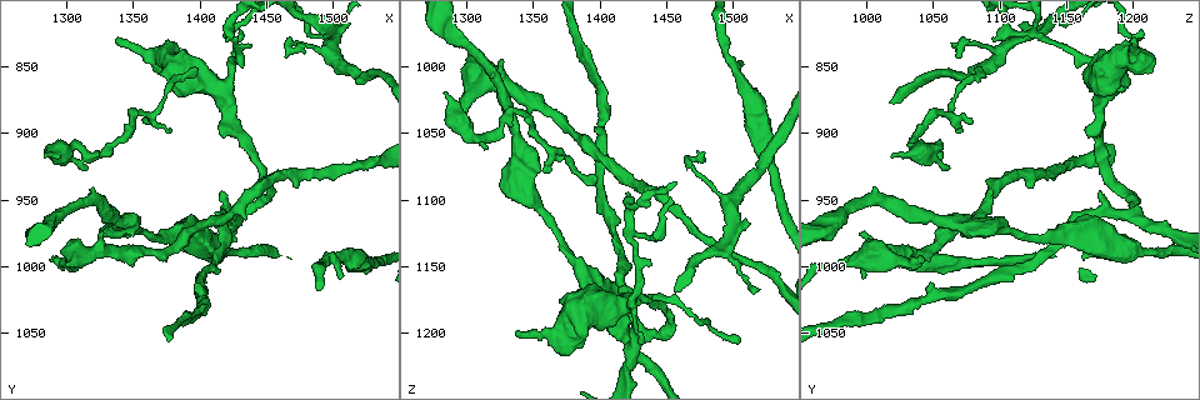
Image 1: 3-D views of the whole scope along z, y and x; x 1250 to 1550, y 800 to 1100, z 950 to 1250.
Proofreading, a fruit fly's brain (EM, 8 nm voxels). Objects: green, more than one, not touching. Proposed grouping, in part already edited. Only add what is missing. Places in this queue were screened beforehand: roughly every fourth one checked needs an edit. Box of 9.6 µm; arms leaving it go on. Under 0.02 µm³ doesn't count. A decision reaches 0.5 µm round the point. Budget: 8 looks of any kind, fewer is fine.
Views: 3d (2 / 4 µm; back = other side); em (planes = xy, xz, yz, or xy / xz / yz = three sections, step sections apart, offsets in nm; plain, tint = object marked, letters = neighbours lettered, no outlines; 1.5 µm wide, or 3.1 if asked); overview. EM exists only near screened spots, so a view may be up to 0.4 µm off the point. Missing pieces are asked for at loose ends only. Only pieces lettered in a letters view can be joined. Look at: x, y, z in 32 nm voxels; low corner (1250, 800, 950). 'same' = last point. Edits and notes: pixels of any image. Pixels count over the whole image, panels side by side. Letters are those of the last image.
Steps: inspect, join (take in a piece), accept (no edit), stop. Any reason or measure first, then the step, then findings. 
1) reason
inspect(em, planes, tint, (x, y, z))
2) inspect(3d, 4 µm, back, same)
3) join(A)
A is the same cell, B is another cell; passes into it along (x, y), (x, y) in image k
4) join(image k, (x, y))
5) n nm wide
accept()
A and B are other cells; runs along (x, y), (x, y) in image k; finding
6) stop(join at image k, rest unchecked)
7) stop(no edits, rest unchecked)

an open end
inspect(3d, 2 µm, (1284, 918, 1018))

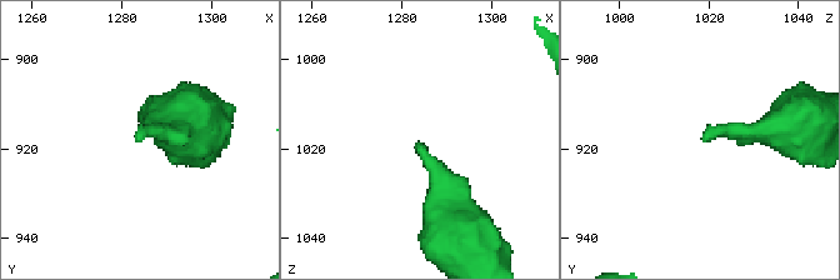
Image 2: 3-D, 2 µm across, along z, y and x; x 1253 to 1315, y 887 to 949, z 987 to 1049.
shape alone is not enough
inspect(em, yz, step 4, letters, (1283, 918, 1019))

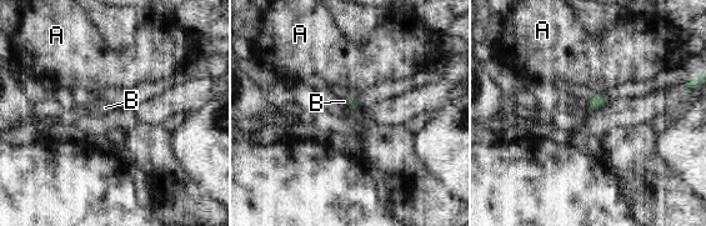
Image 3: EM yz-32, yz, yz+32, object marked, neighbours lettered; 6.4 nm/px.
inspect(em, planes, letters, same)

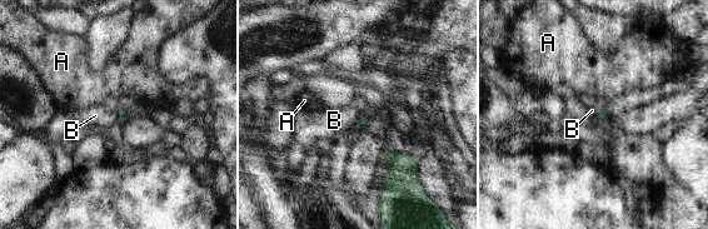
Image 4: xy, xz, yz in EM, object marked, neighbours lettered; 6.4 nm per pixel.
accept()
A and B are other cells; border along (360, 115), (357, 120) in image 4; none of them fits

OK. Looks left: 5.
inspect(em, planes, letters, (1430, 826, 1206))

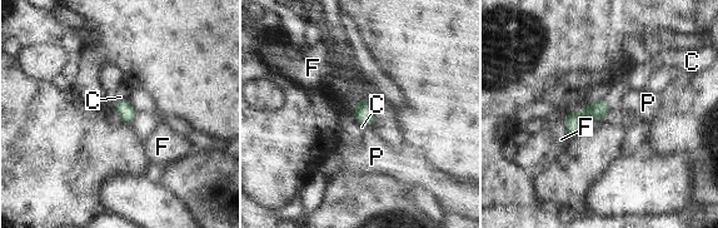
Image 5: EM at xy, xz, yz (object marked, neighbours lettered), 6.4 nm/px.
F touches over 170 nm
join(C)
C is the same cell, F and P are other cells; passes into it along (598, 109), (607, 103), (617, 93) in image 5; it goes on there

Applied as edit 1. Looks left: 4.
free end
inspect(em, planes, letters, (1504, 826, 1206))

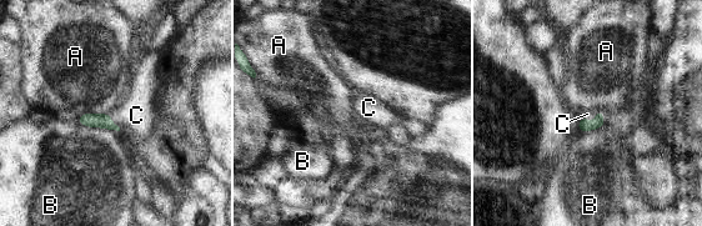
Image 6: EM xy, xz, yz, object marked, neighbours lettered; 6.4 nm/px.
join(C)
C is the same cell, A and B are other cells; passes into it along (585, 125), (590, 120), (587, 114) in image 6; it goes on there

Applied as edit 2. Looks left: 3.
stop(join at image 5, join at image 6, rest unchecked)

